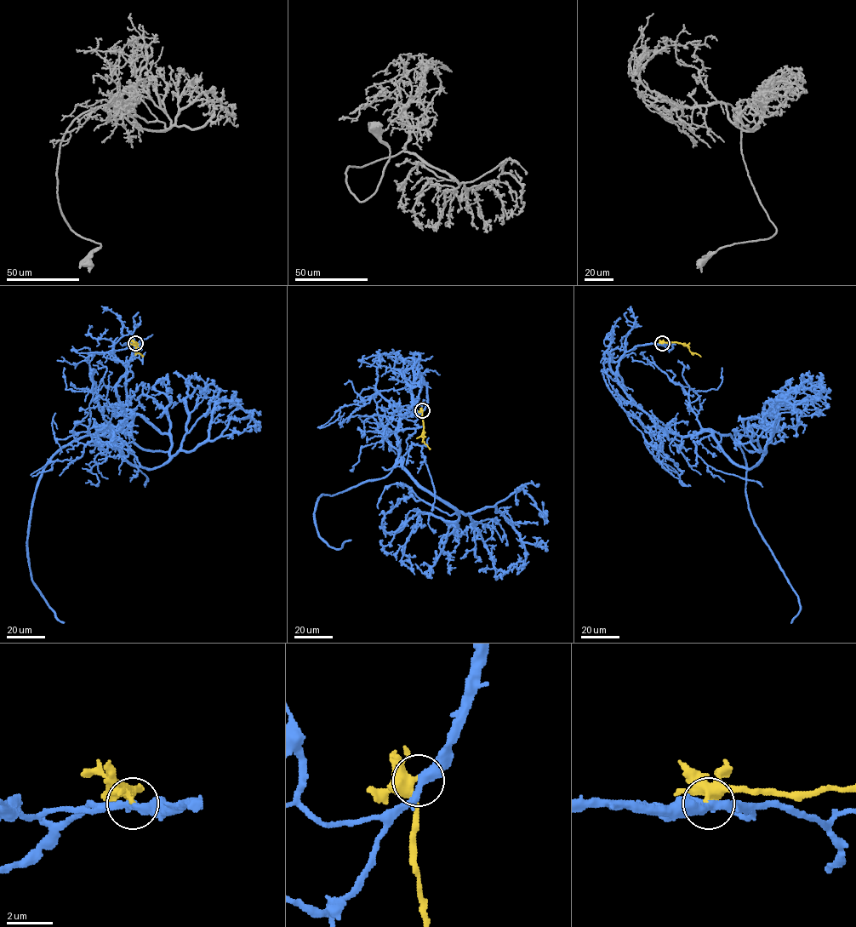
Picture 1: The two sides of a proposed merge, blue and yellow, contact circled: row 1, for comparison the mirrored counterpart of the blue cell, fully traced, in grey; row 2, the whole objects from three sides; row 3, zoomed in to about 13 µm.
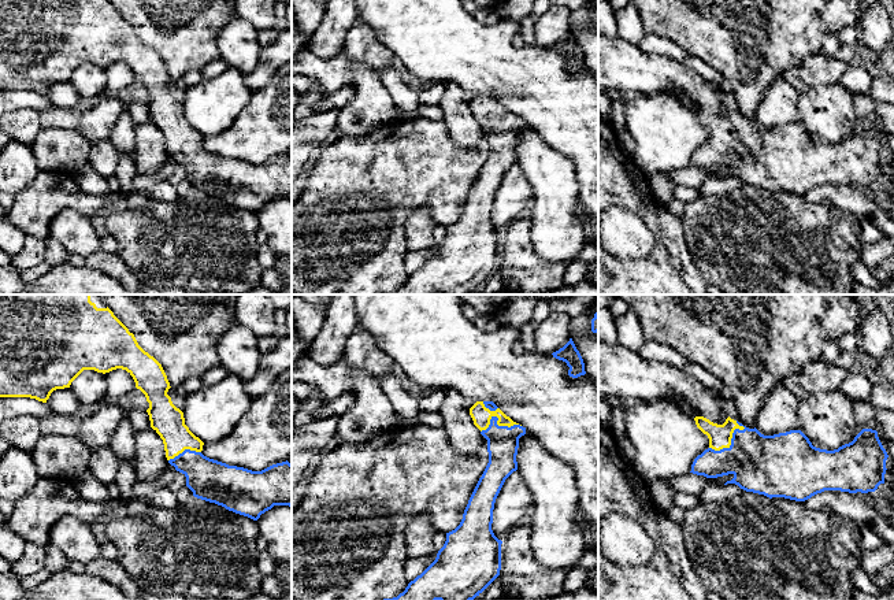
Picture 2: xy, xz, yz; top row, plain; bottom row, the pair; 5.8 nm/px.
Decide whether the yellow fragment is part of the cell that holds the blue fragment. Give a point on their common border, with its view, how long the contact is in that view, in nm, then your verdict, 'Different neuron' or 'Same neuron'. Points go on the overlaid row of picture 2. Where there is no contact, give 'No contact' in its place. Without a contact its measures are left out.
Touches blue at yz (731, 443). Shared border 240 nm. Same neuron

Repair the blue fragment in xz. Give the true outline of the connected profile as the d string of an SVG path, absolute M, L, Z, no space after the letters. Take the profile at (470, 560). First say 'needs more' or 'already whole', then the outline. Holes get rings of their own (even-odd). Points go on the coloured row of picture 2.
needs more; M476 401L470 415L487 440L489 463L468 500L463 519L455 530L446 533L435 560L403 593L383 600L474 600L500 575L502 541L491 530L493 510L505 479L518 470L519 438L526 434L526 427L513 422L493 401Z

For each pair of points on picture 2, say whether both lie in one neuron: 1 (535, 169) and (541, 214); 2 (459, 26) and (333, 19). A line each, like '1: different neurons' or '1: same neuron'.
1: same neuron
2: different neurons

